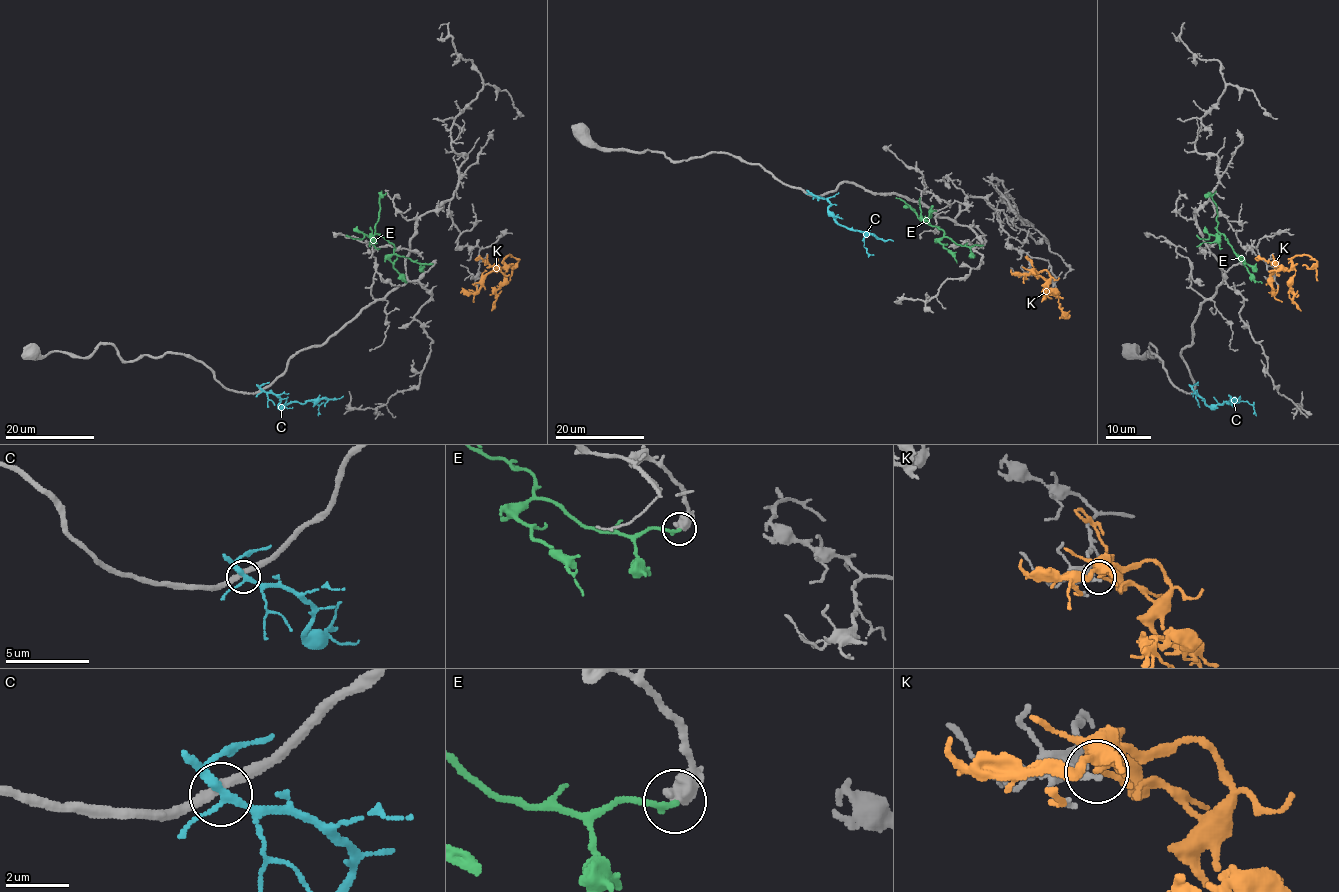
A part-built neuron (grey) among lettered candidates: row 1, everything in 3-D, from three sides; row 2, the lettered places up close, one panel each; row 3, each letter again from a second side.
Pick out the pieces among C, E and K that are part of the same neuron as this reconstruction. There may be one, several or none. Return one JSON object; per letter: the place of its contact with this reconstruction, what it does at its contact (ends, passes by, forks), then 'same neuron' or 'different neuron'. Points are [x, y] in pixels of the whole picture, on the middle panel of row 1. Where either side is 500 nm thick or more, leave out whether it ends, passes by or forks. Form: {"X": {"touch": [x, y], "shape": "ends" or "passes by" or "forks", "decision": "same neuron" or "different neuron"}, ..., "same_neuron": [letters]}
{"C": {"touch": [812, 194], "shape": "forks", "decision": "different neuron"}, "E": {"touch": [982, 245], "shape": "ends", "decision": "different neuron"}, "K": {"touch": [1031, 274], "decision": "different neuron"}, "same_neuron": []}

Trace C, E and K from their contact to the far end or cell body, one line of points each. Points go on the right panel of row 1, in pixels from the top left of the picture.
C: (1193, 390), (1206, 404), (1247, 401), (1256, 416)
E: (1244, 264), (1245, 261), (1216, 228), (1216, 204), (1212, 197), (1204, 195)
K: (1273, 281), (1270, 272), (1289, 270), (1292, 258), (1298, 255), (1308, 255), (1315, 261), (1318, 281)

